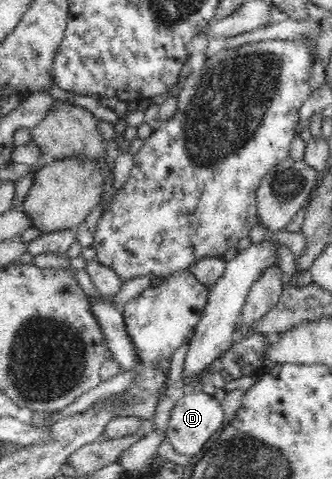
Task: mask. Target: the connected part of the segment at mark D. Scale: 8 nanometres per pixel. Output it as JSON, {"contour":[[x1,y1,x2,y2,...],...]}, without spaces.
{"contour":[[188,390,179,398,172,408,169,425,166,431,166,440,173,445,173,448,182,455,197,459,200,452,205,450,208,442,223,430,225,412,221,407,221,400,204,391]]}

